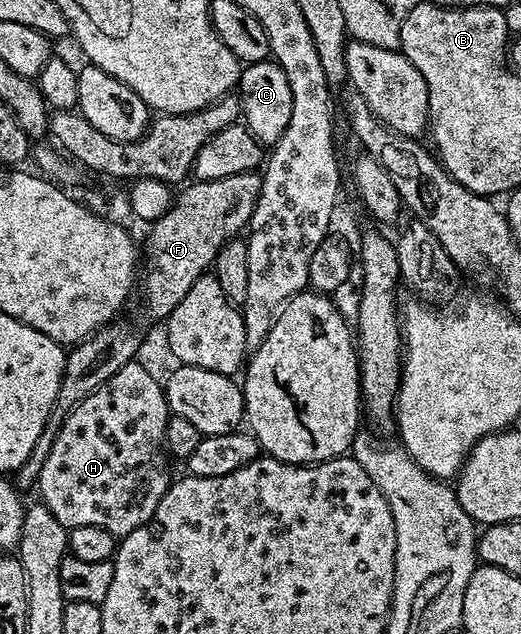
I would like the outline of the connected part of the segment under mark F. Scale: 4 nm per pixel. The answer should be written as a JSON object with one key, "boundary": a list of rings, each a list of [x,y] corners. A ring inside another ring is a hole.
{"boundary":[[[250,170],[221,180],[195,180],[192,183],[192,186],[184,185],[184,190],[172,197],[170,208],[150,223],[147,250],[145,246],[145,269],[137,282],[139,322],[143,326],[166,323],[173,308],[181,304],[185,292],[189,292],[195,281],[214,267],[217,252],[250,227],[261,196],[263,176]]]}

